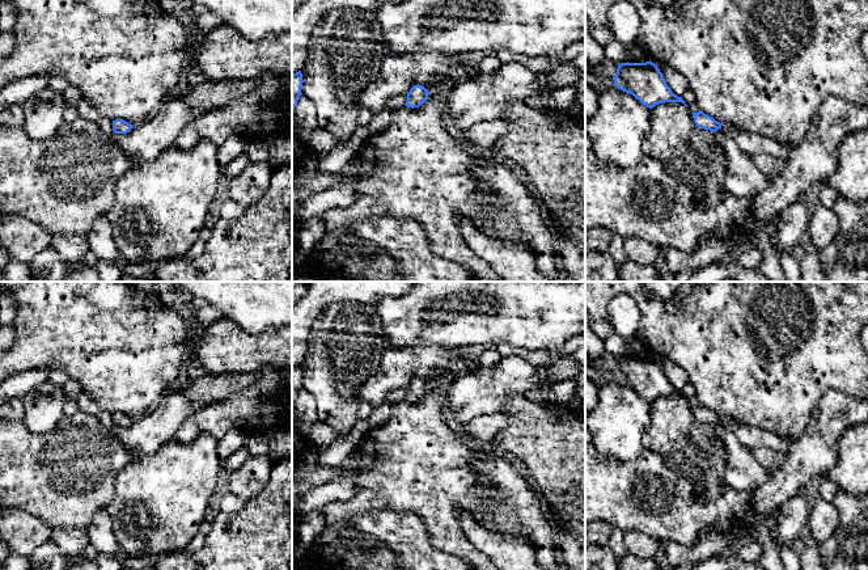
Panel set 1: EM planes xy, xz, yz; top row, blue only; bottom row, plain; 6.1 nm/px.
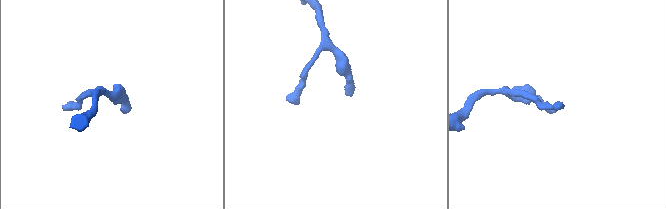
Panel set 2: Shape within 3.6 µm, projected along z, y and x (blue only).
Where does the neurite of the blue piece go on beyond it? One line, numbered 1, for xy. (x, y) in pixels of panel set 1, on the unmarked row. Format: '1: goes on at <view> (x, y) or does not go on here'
1: does not go on here

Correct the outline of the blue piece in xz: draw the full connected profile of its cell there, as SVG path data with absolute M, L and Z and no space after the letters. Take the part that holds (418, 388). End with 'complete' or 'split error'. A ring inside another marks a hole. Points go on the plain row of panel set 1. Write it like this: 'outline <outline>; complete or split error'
outline M414 379L410 385L407 387L407 401L419 401L422 397L424 397L428 392L429 385L422 380L422 379Z; complete

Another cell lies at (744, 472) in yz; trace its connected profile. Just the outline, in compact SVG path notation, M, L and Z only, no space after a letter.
M715 426L716 434L727 449L725 484L738 491L757 490L770 477L753 456L751 449L745 447L734 434L723 426Z

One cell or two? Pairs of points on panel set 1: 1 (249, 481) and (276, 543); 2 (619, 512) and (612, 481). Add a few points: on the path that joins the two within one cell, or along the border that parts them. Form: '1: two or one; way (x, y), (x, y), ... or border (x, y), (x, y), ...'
1: two; border (270, 467), (267, 482), (246, 502)
2: one; way (617, 505), (612, 489)

